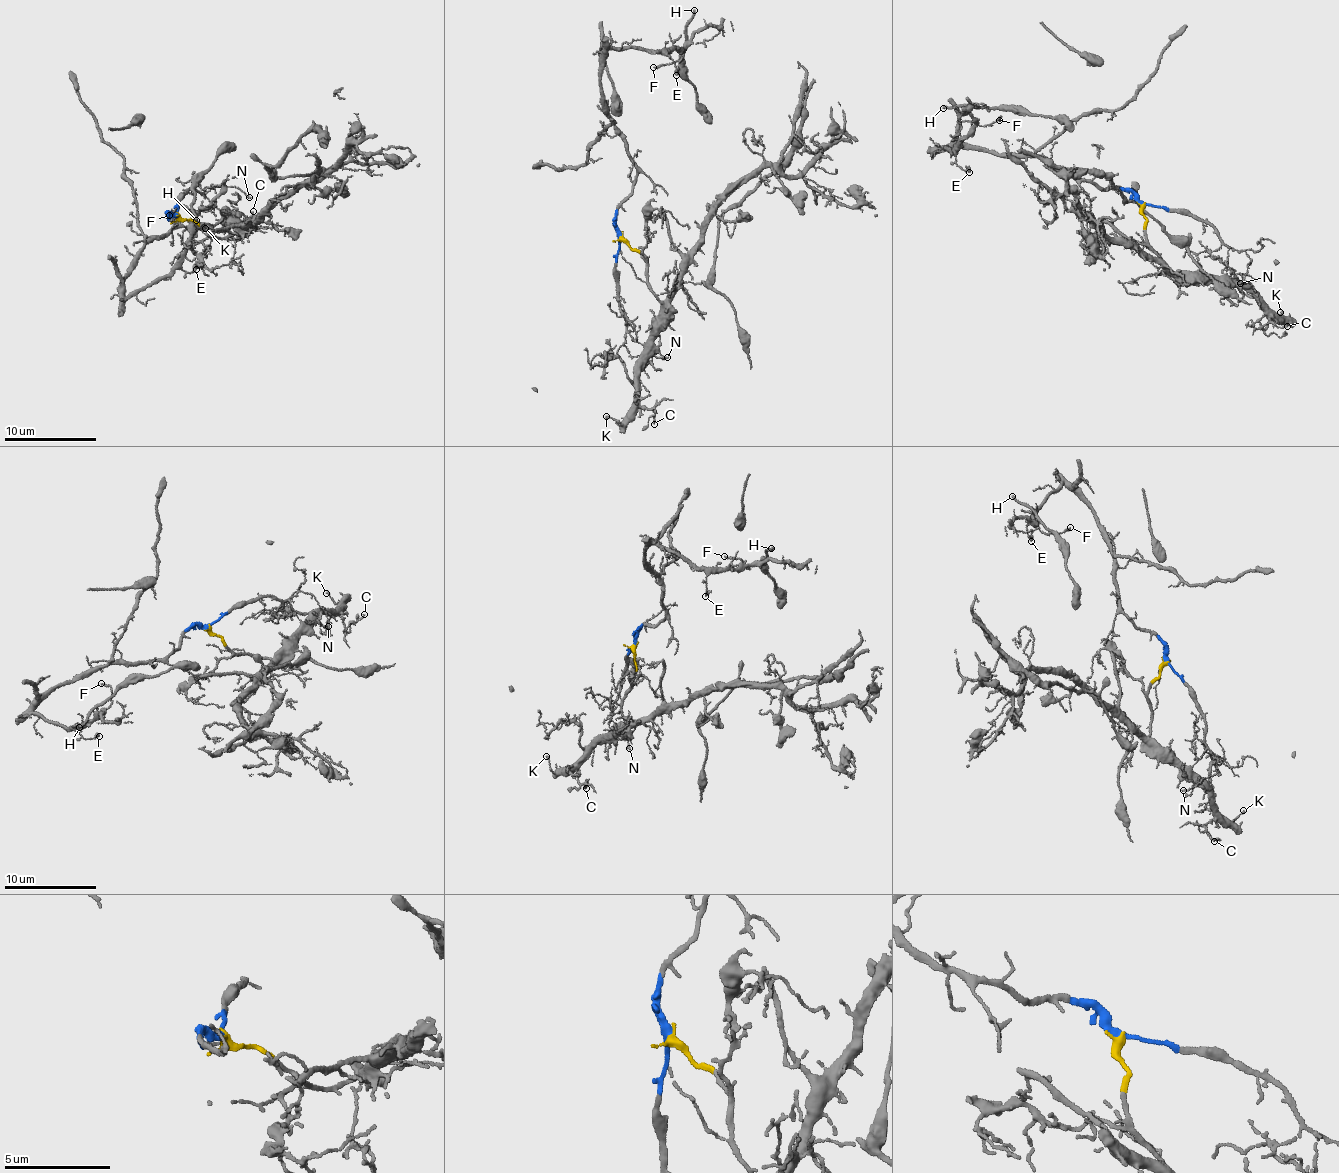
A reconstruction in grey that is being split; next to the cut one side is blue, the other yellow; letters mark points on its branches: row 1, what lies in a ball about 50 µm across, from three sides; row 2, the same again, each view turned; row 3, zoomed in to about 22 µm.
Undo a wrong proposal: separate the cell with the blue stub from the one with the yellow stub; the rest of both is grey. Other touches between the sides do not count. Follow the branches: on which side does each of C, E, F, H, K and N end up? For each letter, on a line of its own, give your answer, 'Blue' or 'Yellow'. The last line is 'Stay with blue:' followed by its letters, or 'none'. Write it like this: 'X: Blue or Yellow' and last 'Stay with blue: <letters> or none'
C: Yellow
E: Blue
F: Blue
H: Blue
K: Yellow
N: Blue
Stay with blue: E, F, H, N

